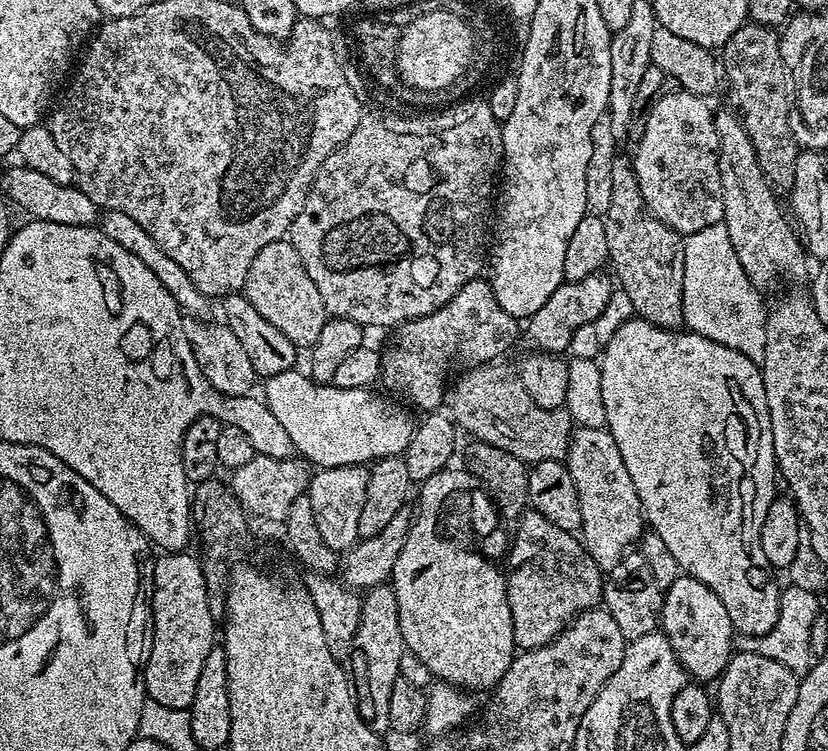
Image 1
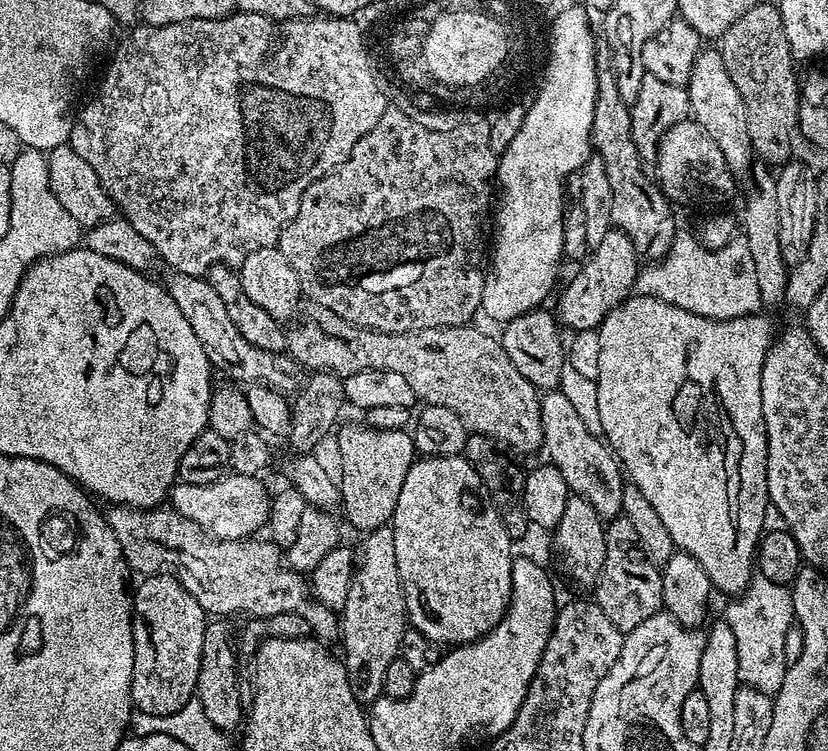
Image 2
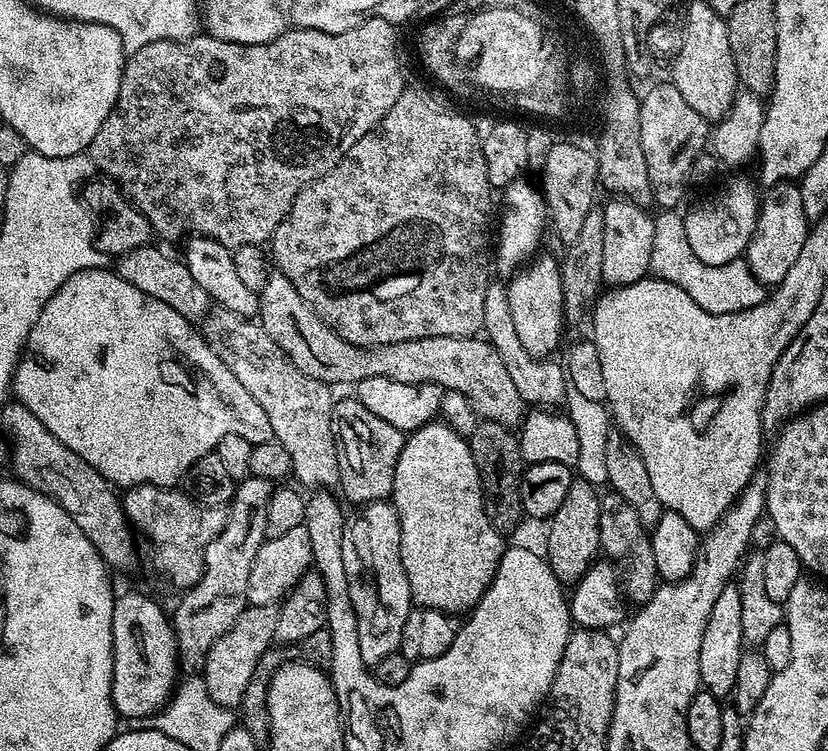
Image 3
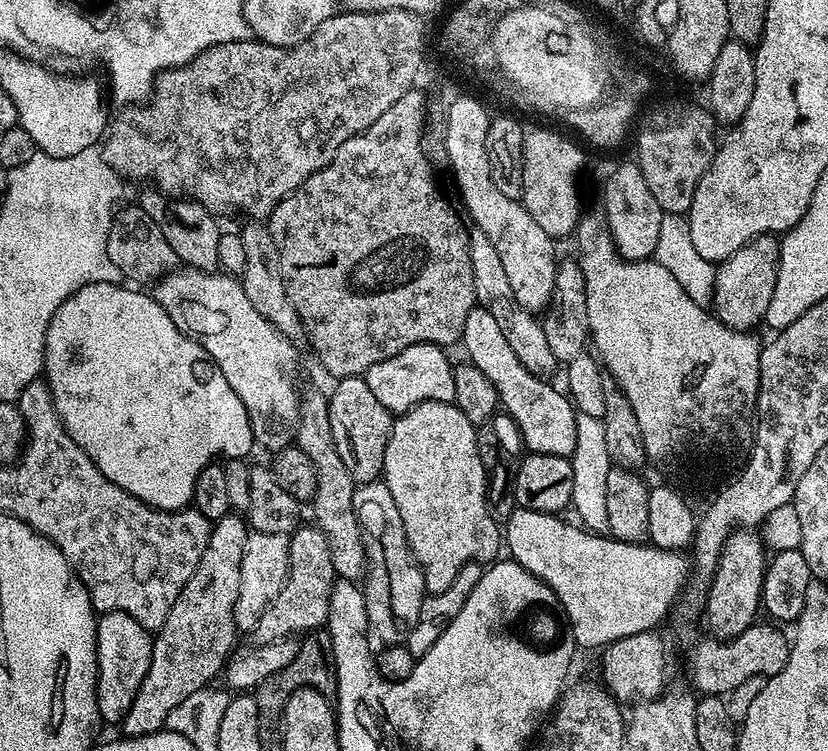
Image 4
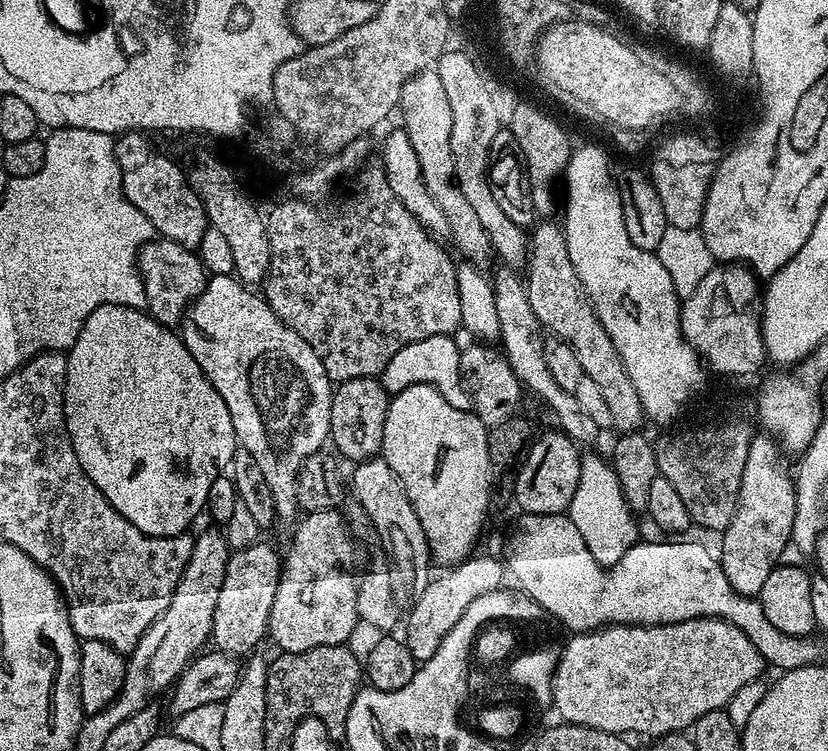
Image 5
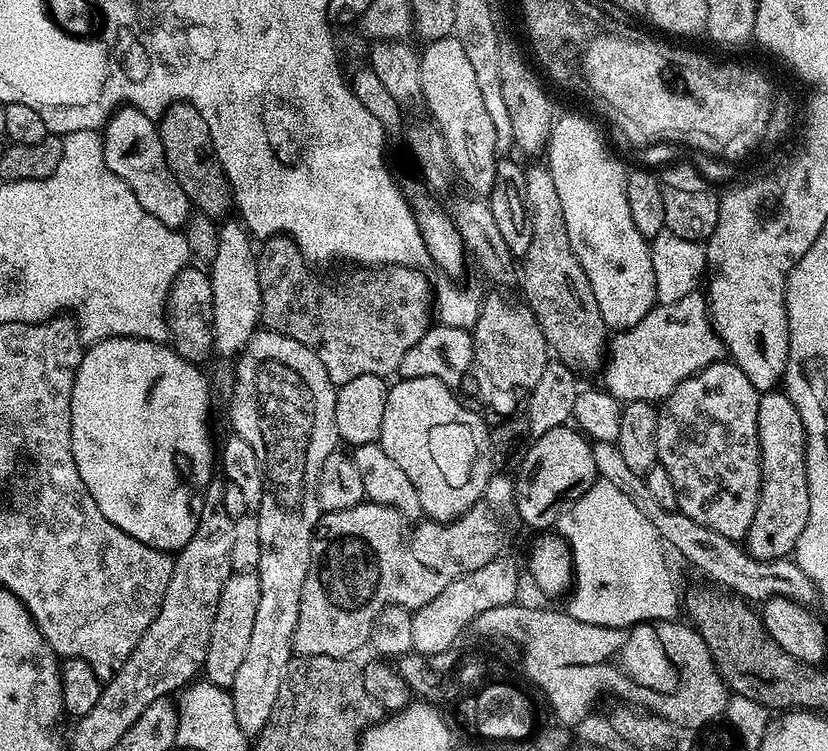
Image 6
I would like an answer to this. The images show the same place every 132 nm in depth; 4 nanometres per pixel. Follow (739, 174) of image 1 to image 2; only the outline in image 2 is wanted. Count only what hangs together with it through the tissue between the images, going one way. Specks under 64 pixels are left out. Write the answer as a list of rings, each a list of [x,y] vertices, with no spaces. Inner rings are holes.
[[[705,47],[694,62],[694,70],[690,74],[690,82],[686,86],[686,99],[692,107],[691,119],[714,138],[714,142],[722,150],[722,158],[726,158],[726,166],[734,174],[740,174],[753,167],[754,153],[750,142],[750,126],[746,123],[746,102],[742,102],[742,94],[738,94],[738,86],[730,79],[730,70],[726,70],[726,62],[722,62],[719,47]]]

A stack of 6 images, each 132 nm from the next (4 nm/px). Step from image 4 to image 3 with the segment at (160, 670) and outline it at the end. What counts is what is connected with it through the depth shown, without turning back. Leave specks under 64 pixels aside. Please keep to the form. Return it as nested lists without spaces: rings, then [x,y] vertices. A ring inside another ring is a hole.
[[[248,475],[239,481],[232,503],[227,505],[224,525],[220,533],[204,551],[204,573],[193,588],[187,589],[171,613],[172,629],[176,635],[178,668],[184,674],[196,674],[203,669],[210,646],[234,626],[237,618],[249,607],[248,583],[254,554],[266,539],[266,506],[274,491],[273,481],[262,476]]]

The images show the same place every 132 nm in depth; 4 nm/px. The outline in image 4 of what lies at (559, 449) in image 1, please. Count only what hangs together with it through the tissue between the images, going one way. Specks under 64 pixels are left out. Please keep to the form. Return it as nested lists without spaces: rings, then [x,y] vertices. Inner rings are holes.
[[[250,220],[244,228],[241,227],[240,237],[246,253],[246,266],[240,273],[240,281],[246,298],[253,303],[254,310],[262,314],[279,332],[296,342],[305,335],[304,324],[298,318],[294,306],[290,302],[288,291],[285,288],[284,275],[281,272],[281,259],[278,255],[277,243],[270,234],[267,225],[260,220]]]

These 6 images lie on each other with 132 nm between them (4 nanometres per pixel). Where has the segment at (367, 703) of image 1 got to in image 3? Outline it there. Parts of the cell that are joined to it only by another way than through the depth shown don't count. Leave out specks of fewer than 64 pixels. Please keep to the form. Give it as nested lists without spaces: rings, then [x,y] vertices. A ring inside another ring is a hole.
[[[375,500],[372,504],[365,504],[359,509],[360,517],[356,521],[349,523],[344,530],[342,538],[342,563],[346,565],[346,582],[350,582],[350,600],[354,602],[354,614],[356,615],[356,629],[358,630],[358,650],[362,654],[362,662],[369,666],[374,666],[386,658],[386,654],[399,652],[402,642],[402,626],[406,626],[406,614],[414,607],[412,595],[410,594],[410,582],[406,578],[406,570],[402,566],[400,557],[400,513],[396,510],[396,505],[388,500]]]

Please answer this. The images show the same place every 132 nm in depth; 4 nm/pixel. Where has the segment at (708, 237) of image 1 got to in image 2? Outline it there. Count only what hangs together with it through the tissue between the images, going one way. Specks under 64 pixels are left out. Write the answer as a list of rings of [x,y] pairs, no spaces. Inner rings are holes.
[[[677,231],[670,250],[659,262],[647,263],[641,267],[636,276],[637,296],[656,296],[662,302],[670,302],[682,310],[690,310],[690,314],[702,314],[715,320],[729,320],[751,316],[761,311],[760,295],[758,294],[758,277],[754,270],[754,258],[750,254],[750,246],[744,241],[743,235],[733,236],[726,246],[721,248],[705,248],[691,231]]]

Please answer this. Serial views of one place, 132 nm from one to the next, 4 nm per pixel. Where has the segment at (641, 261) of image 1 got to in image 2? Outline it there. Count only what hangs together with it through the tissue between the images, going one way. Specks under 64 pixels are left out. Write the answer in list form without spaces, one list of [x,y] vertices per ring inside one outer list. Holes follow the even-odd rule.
[[[608,50],[596,54],[596,101],[594,102],[594,122],[592,123],[592,147],[605,160],[606,175],[610,180],[610,190],[614,190],[612,223],[627,234],[634,242],[637,256],[648,262],[659,262],[670,250],[678,225],[673,205],[660,190],[659,183],[644,169],[640,161],[638,139],[632,133],[631,107],[622,102],[618,94],[616,72],[612,68],[612,54]]]

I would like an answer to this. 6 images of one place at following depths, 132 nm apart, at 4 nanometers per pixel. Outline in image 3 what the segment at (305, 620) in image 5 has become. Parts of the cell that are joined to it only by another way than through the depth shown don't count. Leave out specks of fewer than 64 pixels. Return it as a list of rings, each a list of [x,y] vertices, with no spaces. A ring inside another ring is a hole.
[[[277,605],[249,606],[243,614],[210,646],[208,657],[202,669],[202,675],[206,682],[206,690],[210,690],[210,698],[218,702],[223,708],[239,709],[242,702],[242,694],[246,694],[246,685],[250,678],[254,678],[254,666],[262,658],[264,652],[273,647],[276,640],[276,623],[280,620]]]

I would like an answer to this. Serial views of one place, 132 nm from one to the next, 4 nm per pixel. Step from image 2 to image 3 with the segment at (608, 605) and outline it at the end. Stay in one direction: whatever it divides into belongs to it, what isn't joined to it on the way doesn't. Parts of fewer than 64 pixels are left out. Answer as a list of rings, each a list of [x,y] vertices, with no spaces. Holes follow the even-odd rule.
[[[611,490],[605,491],[600,497],[600,502],[600,547],[603,555],[608,555],[605,557],[611,563],[617,565],[622,573],[622,580],[626,585],[627,599],[629,601],[632,599],[633,605],[636,606],[644,604],[656,593],[658,587],[658,577],[654,566],[654,550],[652,549],[649,529],[642,526],[642,521],[638,518],[634,506],[630,506],[630,502],[626,502],[626,498],[622,498],[622,494]]]

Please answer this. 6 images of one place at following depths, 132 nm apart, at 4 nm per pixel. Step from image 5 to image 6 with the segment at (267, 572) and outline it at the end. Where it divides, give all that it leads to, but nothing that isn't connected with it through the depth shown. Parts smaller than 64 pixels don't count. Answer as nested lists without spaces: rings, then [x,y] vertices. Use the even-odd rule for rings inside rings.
[[[233,572],[226,586],[222,586],[218,610],[210,626],[210,646],[206,650],[202,669],[210,683],[219,688],[231,689],[234,674],[238,674],[238,666],[242,666],[242,661],[246,658],[250,634],[254,630],[254,614],[258,611],[259,593],[255,572]]]

